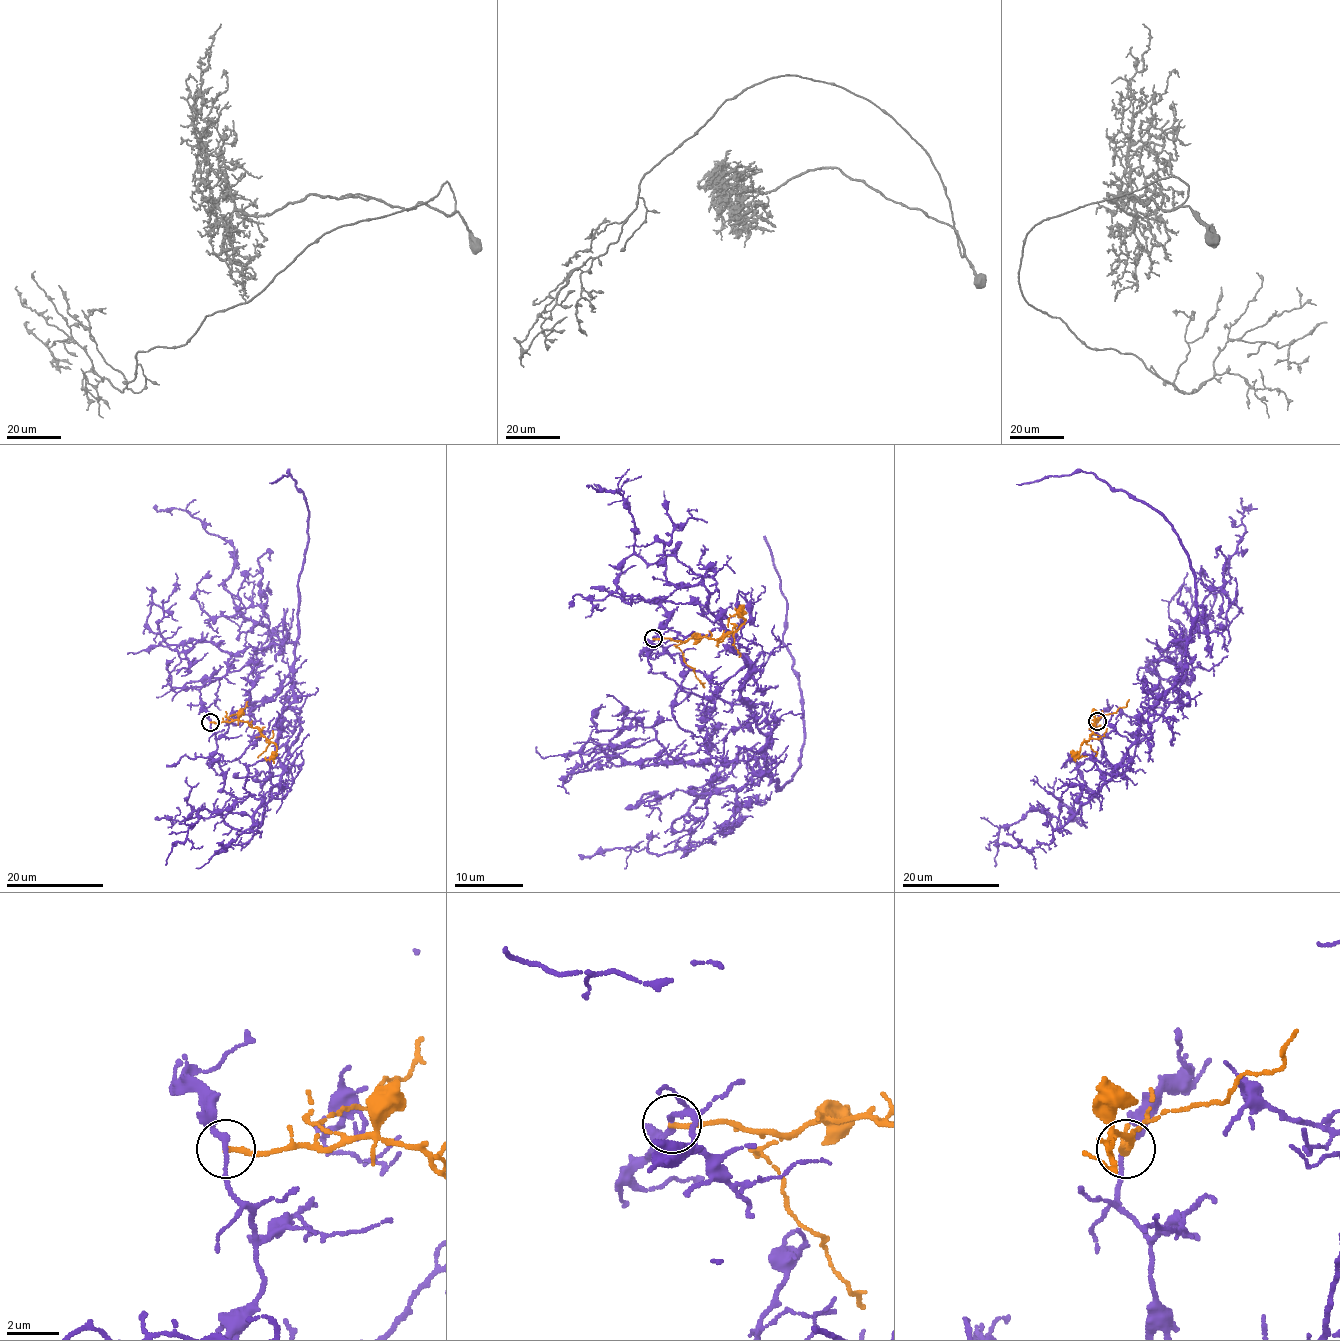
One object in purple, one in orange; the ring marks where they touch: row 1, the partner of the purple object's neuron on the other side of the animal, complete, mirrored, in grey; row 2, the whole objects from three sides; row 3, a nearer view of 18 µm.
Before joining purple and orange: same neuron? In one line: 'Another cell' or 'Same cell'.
Another cell

